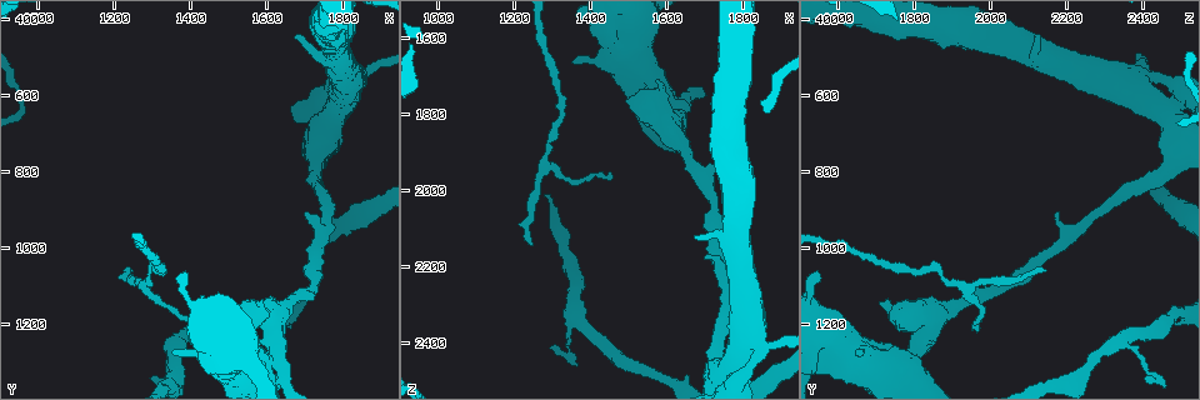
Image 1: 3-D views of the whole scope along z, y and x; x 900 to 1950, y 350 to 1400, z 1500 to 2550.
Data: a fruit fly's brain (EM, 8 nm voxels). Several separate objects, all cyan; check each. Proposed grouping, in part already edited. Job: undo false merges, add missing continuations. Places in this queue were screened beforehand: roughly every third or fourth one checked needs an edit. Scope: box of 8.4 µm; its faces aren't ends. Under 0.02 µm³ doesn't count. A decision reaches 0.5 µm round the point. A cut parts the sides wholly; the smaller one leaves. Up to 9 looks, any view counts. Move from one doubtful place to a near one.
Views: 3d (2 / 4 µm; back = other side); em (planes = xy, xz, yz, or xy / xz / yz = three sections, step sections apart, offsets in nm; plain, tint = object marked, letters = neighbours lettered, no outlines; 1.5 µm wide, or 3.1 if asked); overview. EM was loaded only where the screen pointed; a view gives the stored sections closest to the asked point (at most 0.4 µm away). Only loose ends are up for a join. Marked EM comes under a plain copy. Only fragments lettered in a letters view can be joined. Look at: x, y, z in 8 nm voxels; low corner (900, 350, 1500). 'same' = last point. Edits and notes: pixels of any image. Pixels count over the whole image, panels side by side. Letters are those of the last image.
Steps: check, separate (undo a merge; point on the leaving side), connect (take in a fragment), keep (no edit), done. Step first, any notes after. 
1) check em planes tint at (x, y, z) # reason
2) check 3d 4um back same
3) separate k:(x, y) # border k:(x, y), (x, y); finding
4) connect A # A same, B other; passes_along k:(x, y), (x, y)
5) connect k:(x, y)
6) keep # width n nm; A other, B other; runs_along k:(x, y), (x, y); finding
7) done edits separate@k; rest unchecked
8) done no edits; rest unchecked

check em planes letters at (1670, 445, 2120) # branch stops here

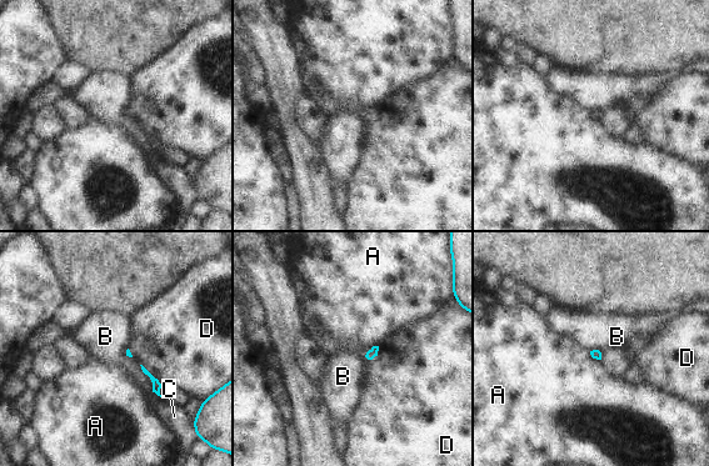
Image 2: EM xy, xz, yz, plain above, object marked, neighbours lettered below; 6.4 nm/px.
keep # A other, B other, C other, D other; border 2:(139, 365), (149, 377), (153, 391); no lettered fragment goes on from it

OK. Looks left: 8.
check em planes letters at (1295, 1080, 1895) # a narrow waist

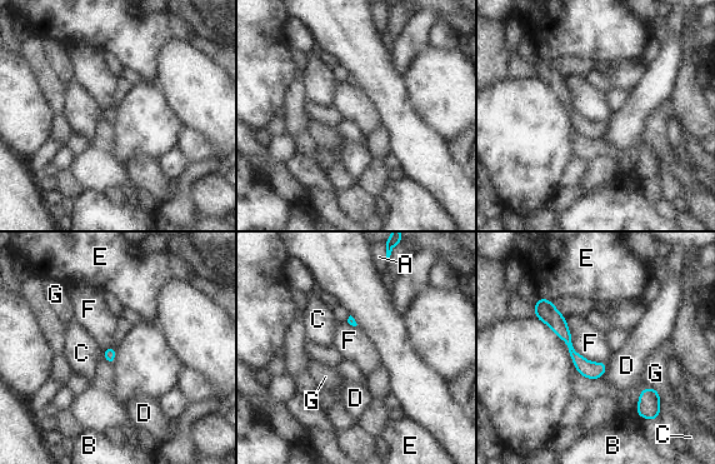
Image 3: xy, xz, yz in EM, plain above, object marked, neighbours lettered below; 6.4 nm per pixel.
keep # longest_contact F 400 nm; A other, B other, C other, D other, E other, F other, G other; all the same neuron

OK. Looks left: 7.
check em planes letters at (1705, 910, 2175) # branch stops here

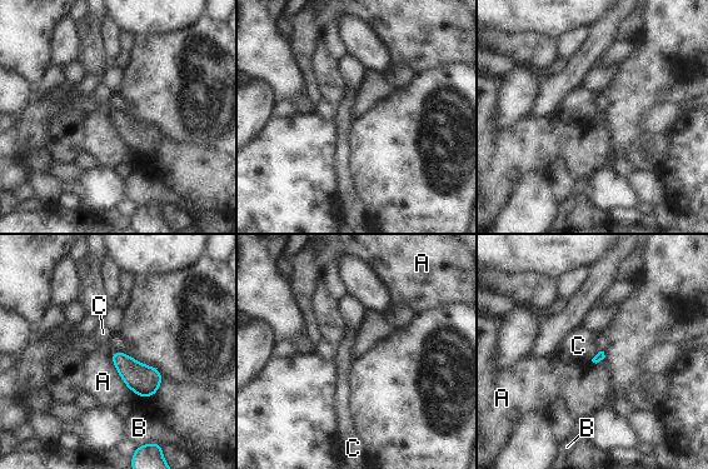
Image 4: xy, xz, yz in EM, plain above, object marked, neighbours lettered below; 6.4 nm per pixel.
keep # A other, B other, C other; border 4:(599, 352), (591, 359); no lettered fragment goes on from it

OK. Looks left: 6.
check 3d 4um at (1825, 555, 2390) # arms part here

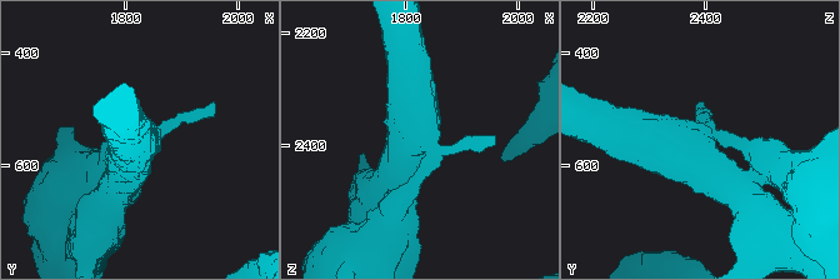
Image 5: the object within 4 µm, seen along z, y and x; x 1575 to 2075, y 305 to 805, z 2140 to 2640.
check em xy step 4 letters at (1835, 560, 2390) # need the tissue

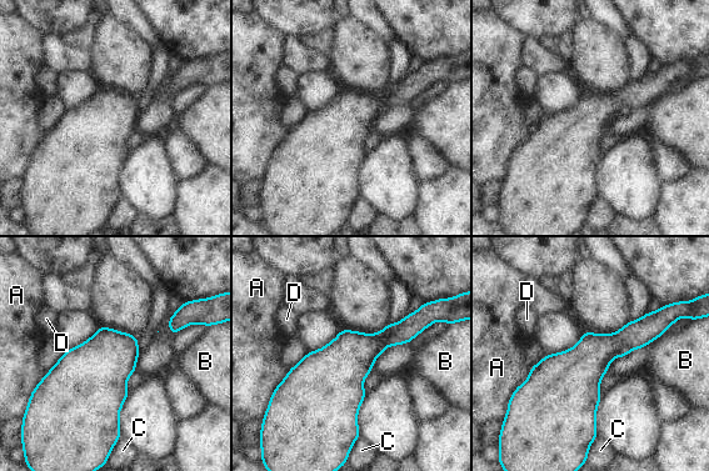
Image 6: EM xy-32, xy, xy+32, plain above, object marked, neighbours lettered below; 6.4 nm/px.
separate 6:(623, 351) # width 320 nm; A other, B other, C other, D other; border 6:(632, 349), (620, 346), (615, 355); two neurons meet here

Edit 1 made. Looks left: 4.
done edits separate@6; rest unchecked

